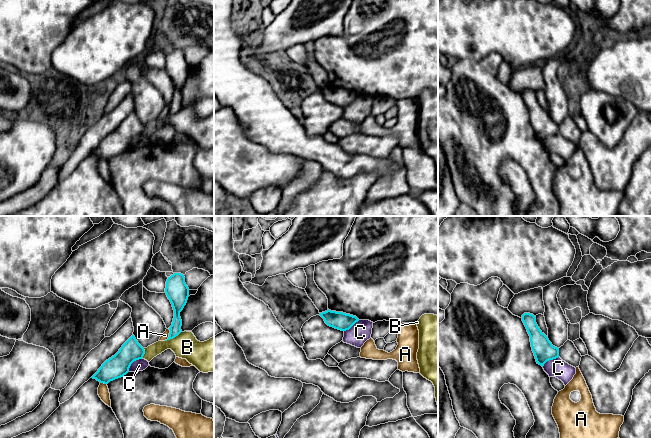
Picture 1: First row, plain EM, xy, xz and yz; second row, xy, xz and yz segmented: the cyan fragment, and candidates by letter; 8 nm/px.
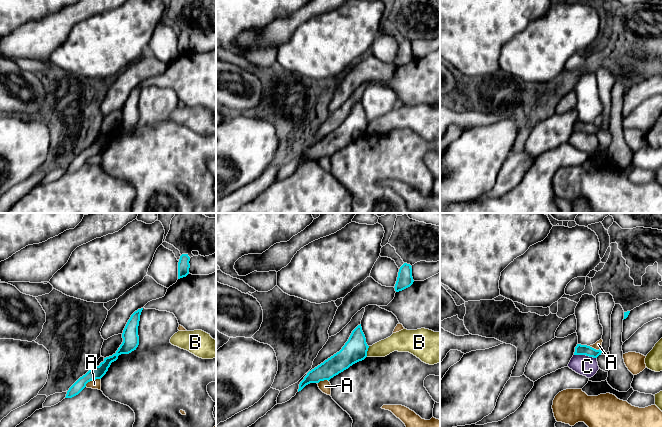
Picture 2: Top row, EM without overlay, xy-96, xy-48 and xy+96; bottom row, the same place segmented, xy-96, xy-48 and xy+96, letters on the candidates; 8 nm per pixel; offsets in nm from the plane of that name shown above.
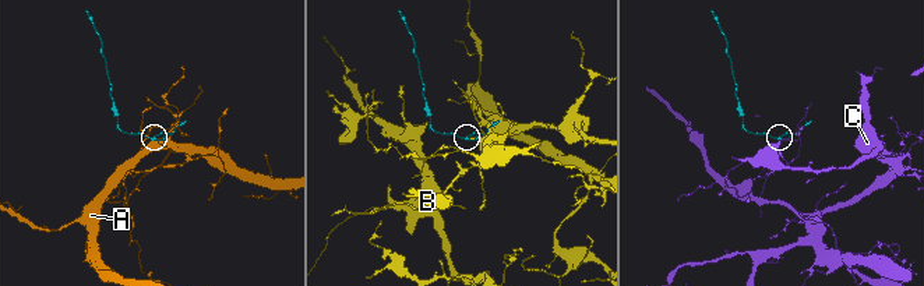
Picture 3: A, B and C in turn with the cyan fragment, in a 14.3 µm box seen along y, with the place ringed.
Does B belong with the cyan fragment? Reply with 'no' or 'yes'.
no

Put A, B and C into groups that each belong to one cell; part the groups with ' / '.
A / B / C

